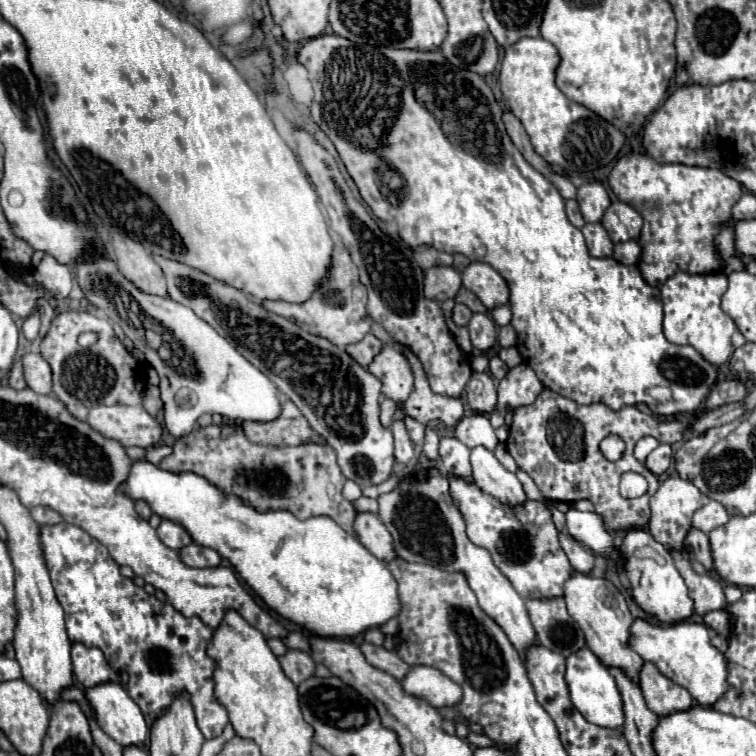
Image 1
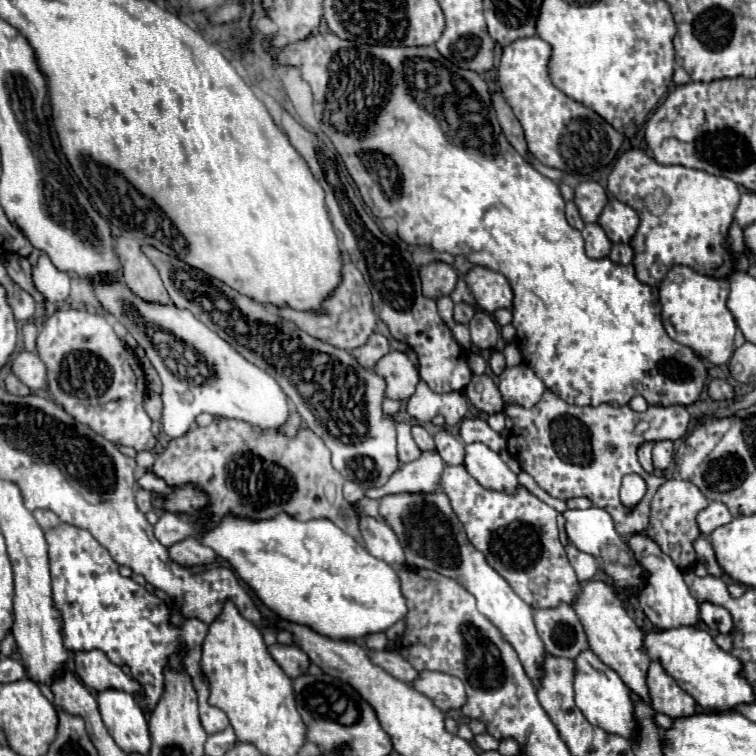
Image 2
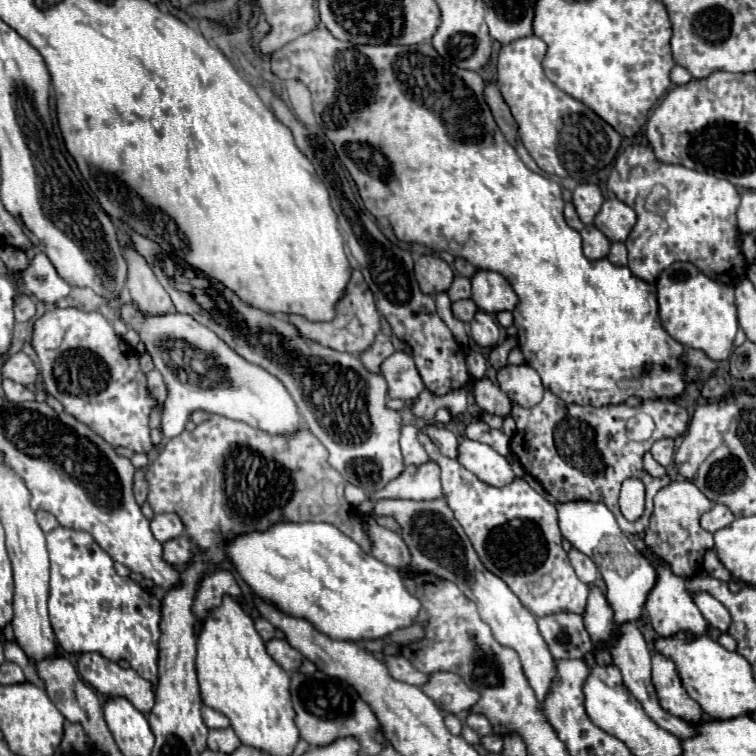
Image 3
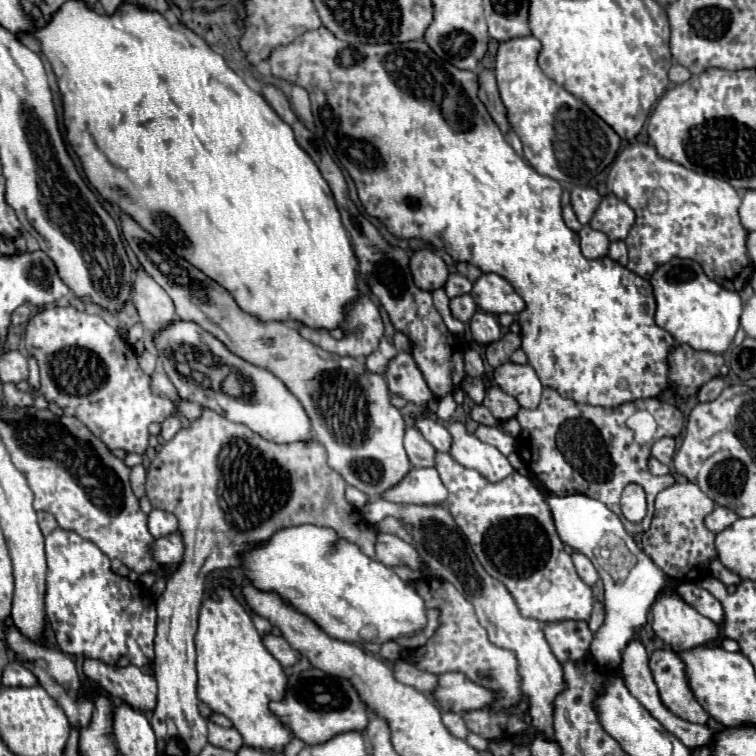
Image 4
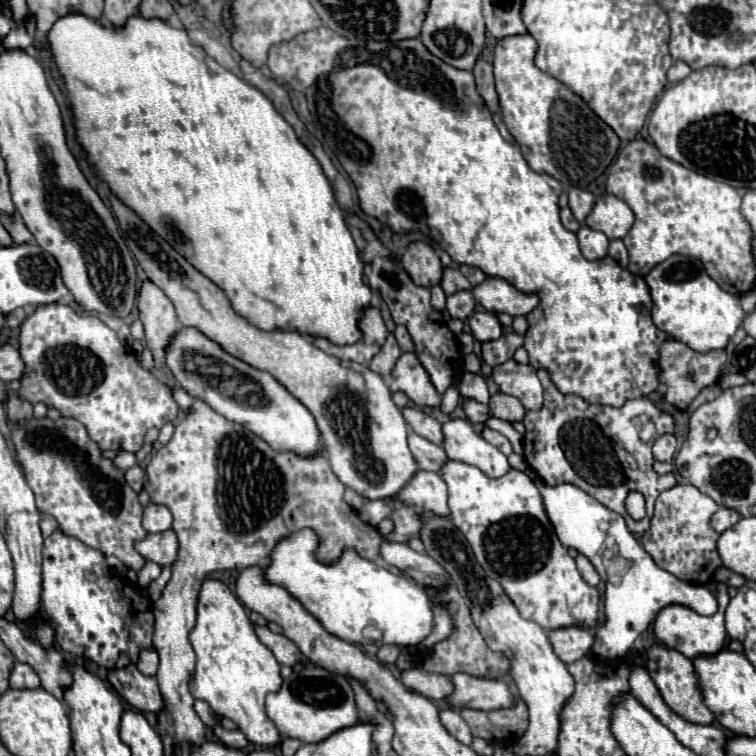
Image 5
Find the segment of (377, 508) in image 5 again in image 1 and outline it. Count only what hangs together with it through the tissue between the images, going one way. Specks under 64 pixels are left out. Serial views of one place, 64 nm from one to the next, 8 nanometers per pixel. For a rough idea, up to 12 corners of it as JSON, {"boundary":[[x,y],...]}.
{"boundary":[[438,468],[380,496],[398,558],[464,572],[520,656],[524,598],[468,540]]}

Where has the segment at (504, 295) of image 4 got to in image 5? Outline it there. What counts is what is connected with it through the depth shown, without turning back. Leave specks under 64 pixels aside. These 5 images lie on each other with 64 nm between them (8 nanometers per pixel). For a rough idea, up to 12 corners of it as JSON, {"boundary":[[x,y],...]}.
{"boundary":[[486,278],[472,288],[488,312],[526,316],[538,304],[510,282]]}

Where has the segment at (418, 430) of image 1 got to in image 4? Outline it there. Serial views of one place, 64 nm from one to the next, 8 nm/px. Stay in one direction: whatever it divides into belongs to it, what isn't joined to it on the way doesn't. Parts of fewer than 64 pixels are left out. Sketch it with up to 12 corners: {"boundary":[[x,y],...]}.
{"boundary":[[436,452],[446,506],[484,570],[538,622],[594,594],[546,496]]}

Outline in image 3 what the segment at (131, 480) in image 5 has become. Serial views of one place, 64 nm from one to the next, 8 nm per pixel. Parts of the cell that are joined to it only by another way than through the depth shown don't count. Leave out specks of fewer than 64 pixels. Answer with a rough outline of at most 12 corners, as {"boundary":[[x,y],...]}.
{"boundary":[[142,470],[134,476],[136,502],[142,506],[148,498],[148,484]]}

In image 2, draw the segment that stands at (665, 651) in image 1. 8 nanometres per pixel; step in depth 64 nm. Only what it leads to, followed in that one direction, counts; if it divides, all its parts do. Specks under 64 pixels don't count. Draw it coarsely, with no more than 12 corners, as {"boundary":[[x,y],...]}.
{"boundary":[[700,626],[644,650],[706,712],[754,700],[740,660]]}

